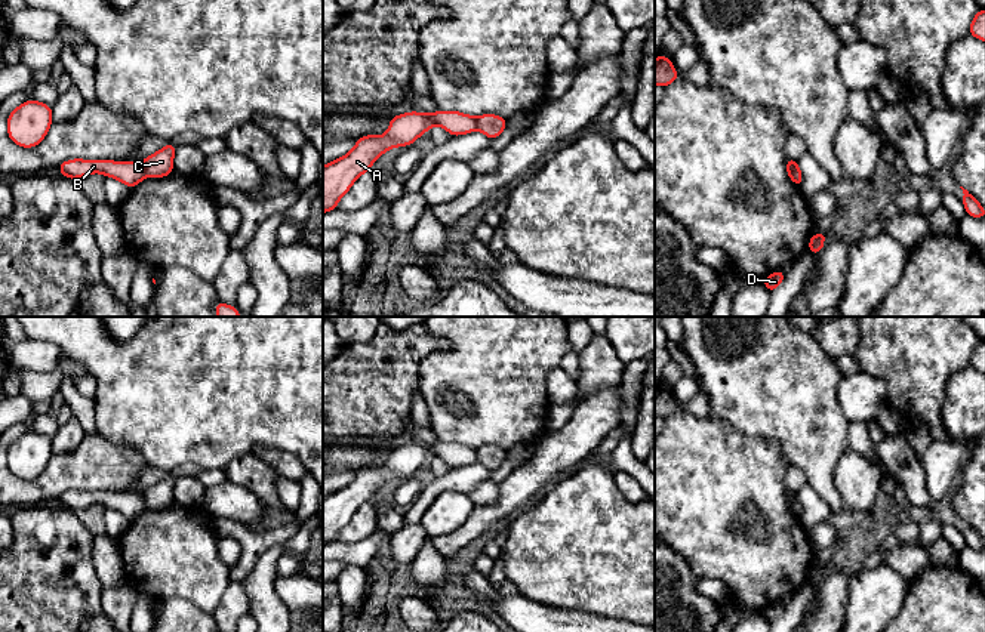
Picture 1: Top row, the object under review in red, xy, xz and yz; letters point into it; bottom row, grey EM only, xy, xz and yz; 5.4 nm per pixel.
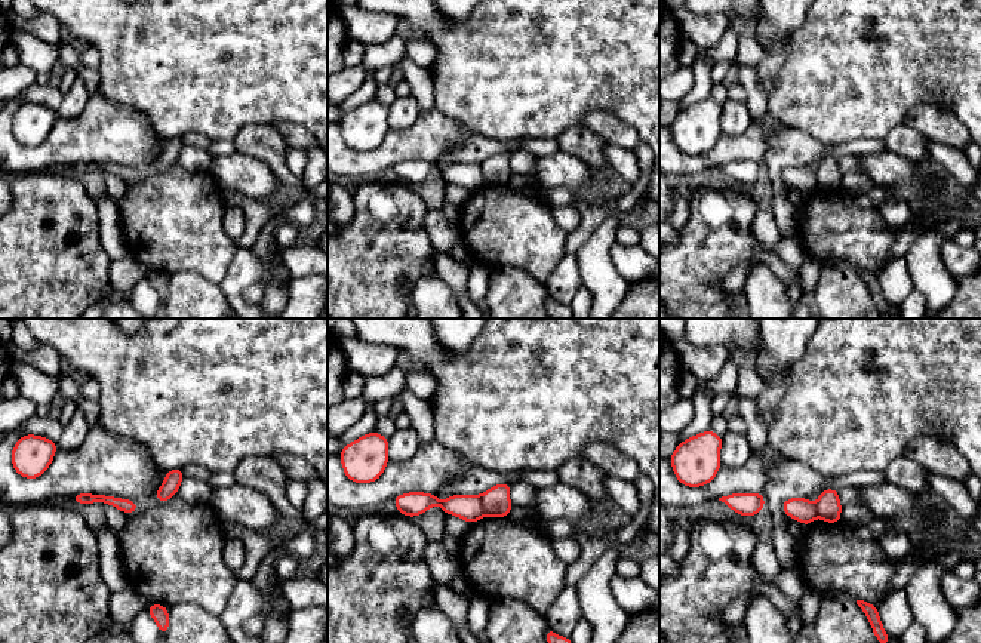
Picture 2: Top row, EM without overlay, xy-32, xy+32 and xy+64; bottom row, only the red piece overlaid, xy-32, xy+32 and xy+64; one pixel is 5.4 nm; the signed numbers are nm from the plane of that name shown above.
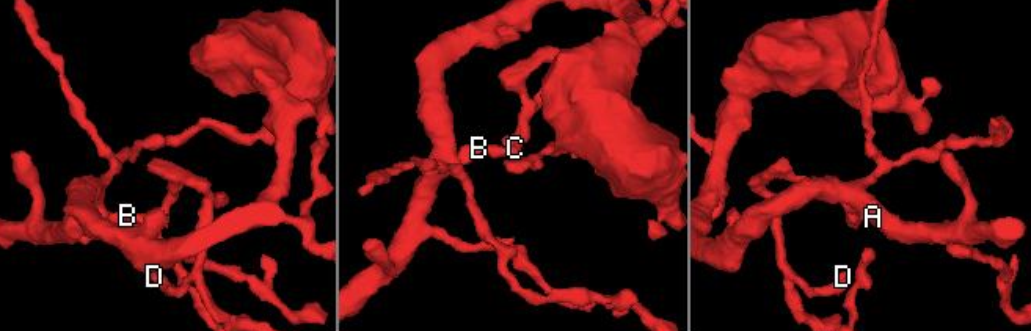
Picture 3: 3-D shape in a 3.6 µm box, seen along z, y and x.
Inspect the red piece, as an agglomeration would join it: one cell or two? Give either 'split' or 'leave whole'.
split

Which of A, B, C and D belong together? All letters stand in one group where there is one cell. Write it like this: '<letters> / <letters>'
A B / C D

